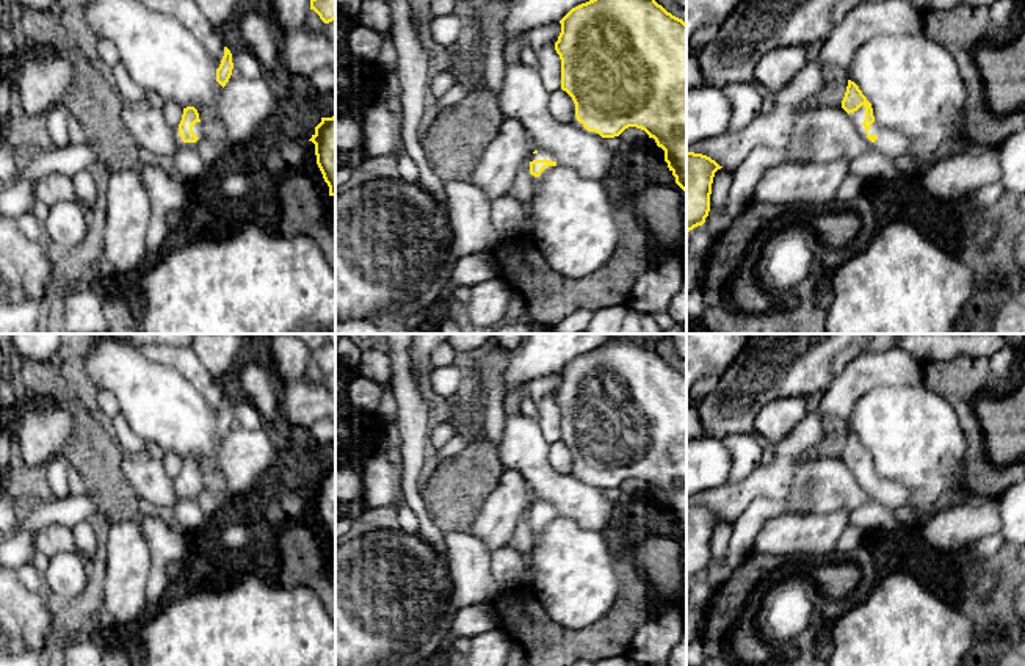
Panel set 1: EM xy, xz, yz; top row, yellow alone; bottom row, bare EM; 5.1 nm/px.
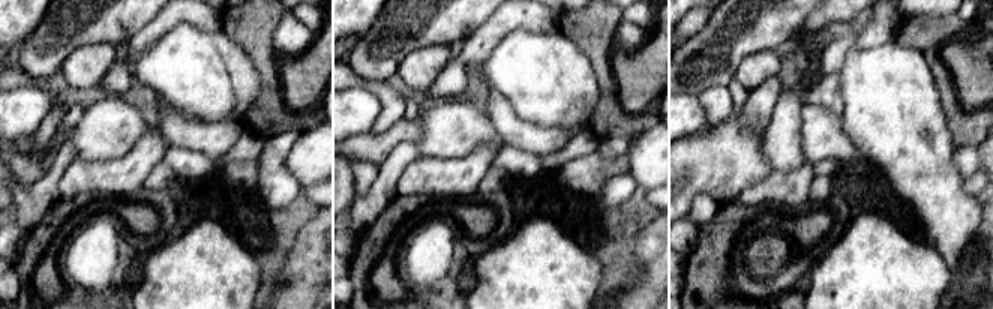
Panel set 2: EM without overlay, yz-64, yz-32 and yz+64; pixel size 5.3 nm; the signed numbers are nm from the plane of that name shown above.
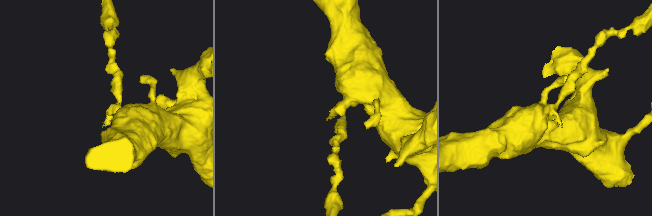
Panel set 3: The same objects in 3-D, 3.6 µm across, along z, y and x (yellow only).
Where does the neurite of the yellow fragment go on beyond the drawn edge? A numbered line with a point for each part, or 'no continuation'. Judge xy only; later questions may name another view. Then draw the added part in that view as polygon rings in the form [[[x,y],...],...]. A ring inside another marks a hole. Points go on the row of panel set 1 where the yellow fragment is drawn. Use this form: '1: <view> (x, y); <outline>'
1: xy (198, 130); [[[196,122],[193,127],[193,133],[199,138],[196,143],[183,143],[182,136],[179,135],[179,125],[174,127],[174,135],[176,135],[176,141],[177,141],[177,147],[179,149],[194,149],[202,139],[204,139],[204,132],[201,127],[201,122]]]

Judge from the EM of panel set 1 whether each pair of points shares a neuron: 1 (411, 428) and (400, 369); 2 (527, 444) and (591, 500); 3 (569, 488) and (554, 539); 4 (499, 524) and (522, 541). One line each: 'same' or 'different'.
1: same
2: same
3: different
4: different

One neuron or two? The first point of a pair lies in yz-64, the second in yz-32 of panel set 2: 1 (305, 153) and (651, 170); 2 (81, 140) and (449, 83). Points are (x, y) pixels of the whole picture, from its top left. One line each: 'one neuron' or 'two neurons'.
1: one neuron
2: two neurons

